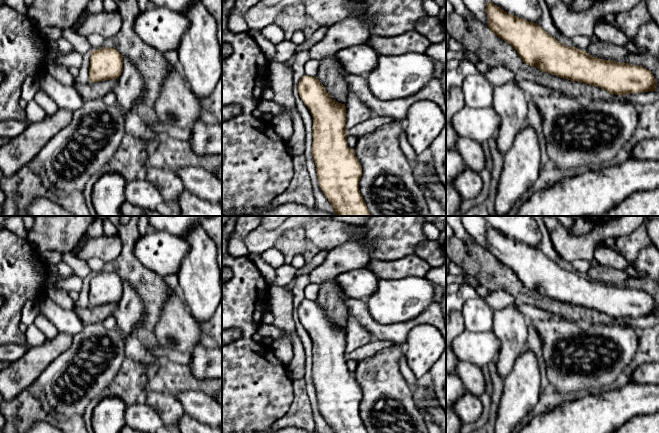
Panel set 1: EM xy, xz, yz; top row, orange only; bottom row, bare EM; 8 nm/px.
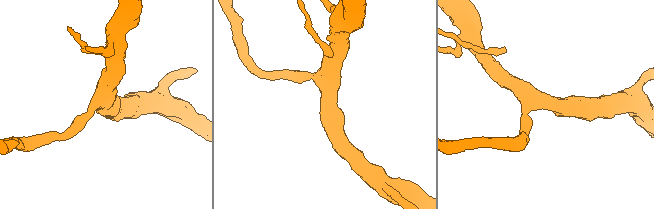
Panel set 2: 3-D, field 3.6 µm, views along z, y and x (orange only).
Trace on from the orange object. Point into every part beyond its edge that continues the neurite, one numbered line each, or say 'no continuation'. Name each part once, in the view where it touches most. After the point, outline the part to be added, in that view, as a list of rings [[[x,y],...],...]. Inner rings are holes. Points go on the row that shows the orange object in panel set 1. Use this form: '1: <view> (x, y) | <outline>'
no continuation

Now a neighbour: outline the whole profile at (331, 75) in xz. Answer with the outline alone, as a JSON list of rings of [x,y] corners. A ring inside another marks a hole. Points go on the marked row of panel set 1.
[[[330,56],[320,61],[316,77],[333,100],[345,104],[349,93],[346,75],[336,57]]]

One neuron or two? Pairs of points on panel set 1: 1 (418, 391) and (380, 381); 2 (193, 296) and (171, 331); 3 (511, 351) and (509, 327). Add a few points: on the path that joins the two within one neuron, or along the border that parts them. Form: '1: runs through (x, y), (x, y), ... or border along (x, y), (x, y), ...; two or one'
1: border along (410, 387), (413, 393), (413, 402), (419, 410); two
2: border along (178, 291), (189, 312), (199, 325); two
3: runs through (511, 345), (511, 333); one

